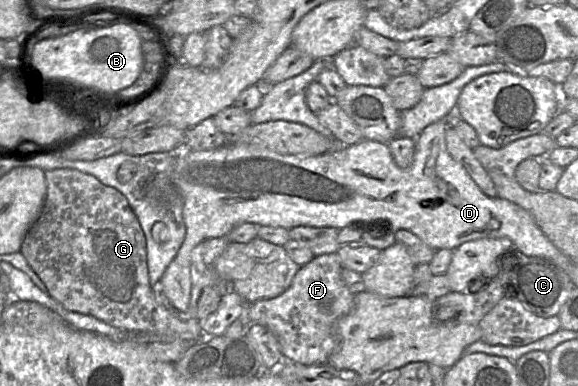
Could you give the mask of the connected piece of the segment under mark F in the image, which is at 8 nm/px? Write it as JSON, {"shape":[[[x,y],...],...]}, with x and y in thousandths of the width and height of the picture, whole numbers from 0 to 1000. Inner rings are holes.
{"shape":[[[581,653],[543,666],[540,676],[519,692],[495,754],[476,772],[429,788],[422,819],[431,839],[452,839],[478,870],[491,930],[524,946],[564,943],[580,899],[578,839],[587,824],[600,816],[612,788],[612,762],[590,718],[592,694]]]}

